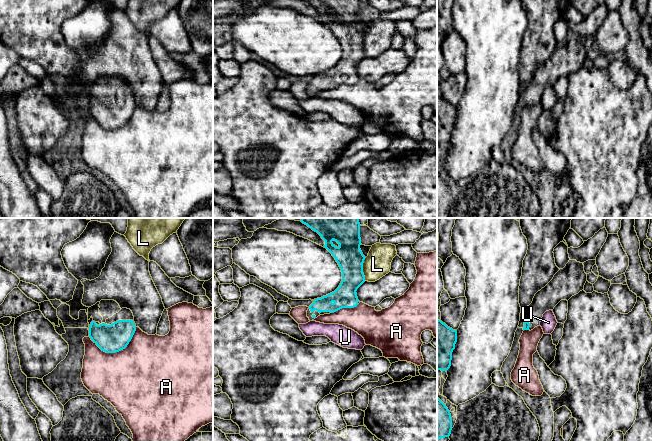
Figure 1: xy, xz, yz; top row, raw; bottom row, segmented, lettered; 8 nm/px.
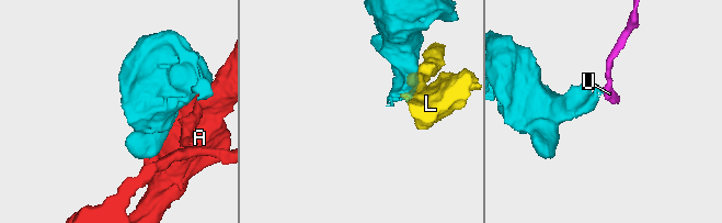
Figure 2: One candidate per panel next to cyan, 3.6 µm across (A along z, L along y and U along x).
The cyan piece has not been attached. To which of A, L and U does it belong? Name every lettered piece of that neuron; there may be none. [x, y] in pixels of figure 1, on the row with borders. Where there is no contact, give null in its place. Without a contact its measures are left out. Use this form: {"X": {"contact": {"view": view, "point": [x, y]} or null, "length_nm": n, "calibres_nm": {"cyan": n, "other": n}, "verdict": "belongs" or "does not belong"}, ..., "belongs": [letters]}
{"A": {"contact": {"view": "xy", "point": [116, 351]}, "length_nm": 400, "calibres_nm": {"cyan": 220, "other": 480}, "verdict": "does not belong"}, "L": {"contact": {"view": "xz", "point": [362, 269]}, "length_nm": 190, "calibres_nm": {"cyan": 220, "other": 220}, "verdict": "does not belong"}, "U": {"contact": {"view": "yz", "point": [540, 321]}, "length_nm": 30, "calibres_nm": {"cyan": 20, "other": 130}, "verdict": "does not belong"}, "belongs": []}

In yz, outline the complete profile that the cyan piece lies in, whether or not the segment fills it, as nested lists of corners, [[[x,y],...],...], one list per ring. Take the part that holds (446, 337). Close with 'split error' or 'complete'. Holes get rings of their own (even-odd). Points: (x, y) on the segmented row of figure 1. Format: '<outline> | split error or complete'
[[[437,320],[437,370],[447,371],[457,342],[457,331]]] | complete

